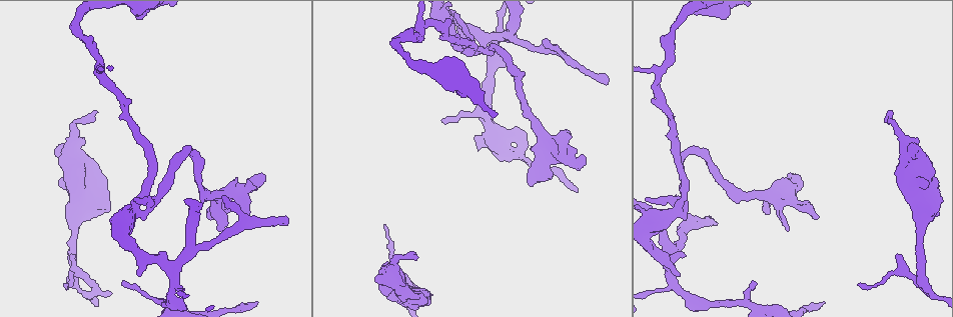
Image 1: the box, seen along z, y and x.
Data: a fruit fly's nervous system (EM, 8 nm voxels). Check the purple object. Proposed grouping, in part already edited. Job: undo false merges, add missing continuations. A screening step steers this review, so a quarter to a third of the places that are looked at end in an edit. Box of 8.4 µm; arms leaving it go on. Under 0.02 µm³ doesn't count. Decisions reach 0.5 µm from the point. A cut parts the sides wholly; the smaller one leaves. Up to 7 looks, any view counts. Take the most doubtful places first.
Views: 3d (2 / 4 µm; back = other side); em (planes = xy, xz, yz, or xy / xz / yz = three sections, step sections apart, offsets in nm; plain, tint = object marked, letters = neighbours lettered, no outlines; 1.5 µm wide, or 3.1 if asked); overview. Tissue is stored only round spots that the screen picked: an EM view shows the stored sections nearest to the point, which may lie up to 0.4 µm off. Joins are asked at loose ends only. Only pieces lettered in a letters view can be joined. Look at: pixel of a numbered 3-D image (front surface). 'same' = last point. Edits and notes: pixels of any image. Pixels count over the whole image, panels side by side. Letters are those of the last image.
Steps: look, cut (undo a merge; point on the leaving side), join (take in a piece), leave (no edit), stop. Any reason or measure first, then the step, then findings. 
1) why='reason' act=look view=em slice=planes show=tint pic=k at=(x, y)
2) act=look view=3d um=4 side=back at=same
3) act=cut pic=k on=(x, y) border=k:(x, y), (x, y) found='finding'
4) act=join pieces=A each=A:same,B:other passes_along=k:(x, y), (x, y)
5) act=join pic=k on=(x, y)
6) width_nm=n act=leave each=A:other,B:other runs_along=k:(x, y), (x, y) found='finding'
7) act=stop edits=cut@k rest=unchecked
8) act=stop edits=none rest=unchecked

why='an open end' act=look view=em slice=xy step=4 show=letters pic=1 at=(258, 302)

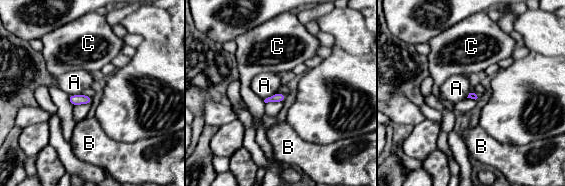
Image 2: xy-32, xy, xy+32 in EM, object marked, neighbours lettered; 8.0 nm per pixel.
longest_contact=A:120nm act=leave each=A:other,B:other,C:other found='none of them fits'

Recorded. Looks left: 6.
why='free end' act=look view=3d um=2 pic=1 at=(787, 174)

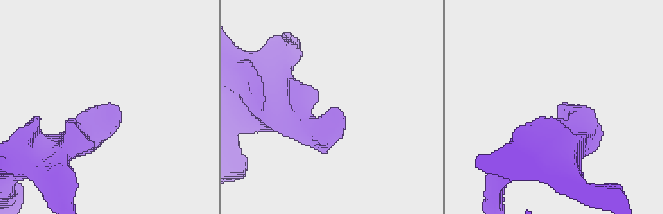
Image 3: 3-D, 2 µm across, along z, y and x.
why='now the EM' act=look view=em slice=planes show=letters pic=3 at=(334, 109)

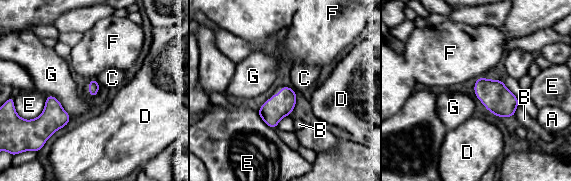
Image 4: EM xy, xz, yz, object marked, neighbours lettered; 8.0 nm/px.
act=leave each=A:other,B:other,C:other,D:other,E:other,F:other,G:other border=4:(94, 79), (100, 85) found='none of them fits'

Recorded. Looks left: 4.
why='abrupt turn' act=look view=em slice=planes show=tint pic=1 at=(85, 291)

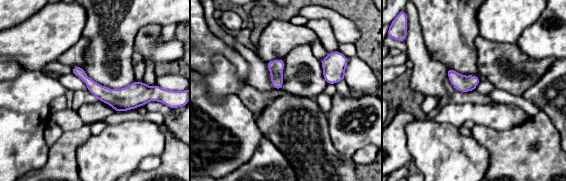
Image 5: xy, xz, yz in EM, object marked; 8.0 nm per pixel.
why='see the neighbours' act=look view=em slice=planes show=letters at=same

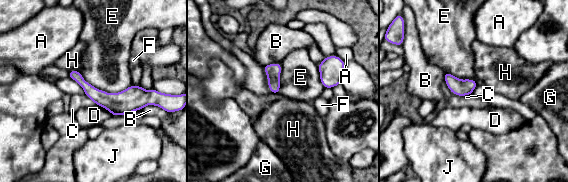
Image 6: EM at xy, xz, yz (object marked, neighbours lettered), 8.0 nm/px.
act=leave each=A:other,B:other,C:other,D:other,E:other,F:other,G:other,H:other,J:other border=6:(80, 72), (107, 92), (131, 85) found='one neuron here'

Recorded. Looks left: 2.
act=stop edits=none rest=unchecked

